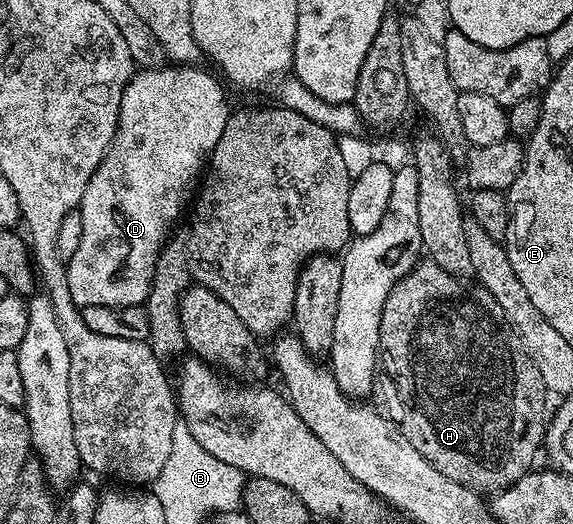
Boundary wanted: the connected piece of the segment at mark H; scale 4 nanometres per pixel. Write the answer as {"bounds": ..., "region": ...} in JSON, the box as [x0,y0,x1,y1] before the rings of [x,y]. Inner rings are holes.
{"bounds":[372,259,548,495],"region":[[[422,259],[412,271],[408,271],[408,275],[404,275],[404,279],[400,279],[400,283],[396,283],[396,287],[392,287],[380,315],[378,372],[374,375],[372,401],[378,412],[397,427],[400,435],[404,435],[404,439],[408,439],[408,443],[412,443],[412,447],[416,447],[416,451],[420,451],[420,455],[424,455],[424,459],[428,459],[428,463],[440,471],[440,475],[448,475],[452,483],[460,483],[479,495],[501,493],[515,485],[525,473],[535,468],[534,456],[543,448],[548,424],[546,397],[548,390],[540,379],[540,371],[536,371],[536,363],[526,354],[513,327],[507,323],[504,311],[500,311],[500,303],[496,303],[496,299],[492,299],[492,295],[488,295],[488,291],[481,285],[444,271],[444,267],[435,261]]]}

